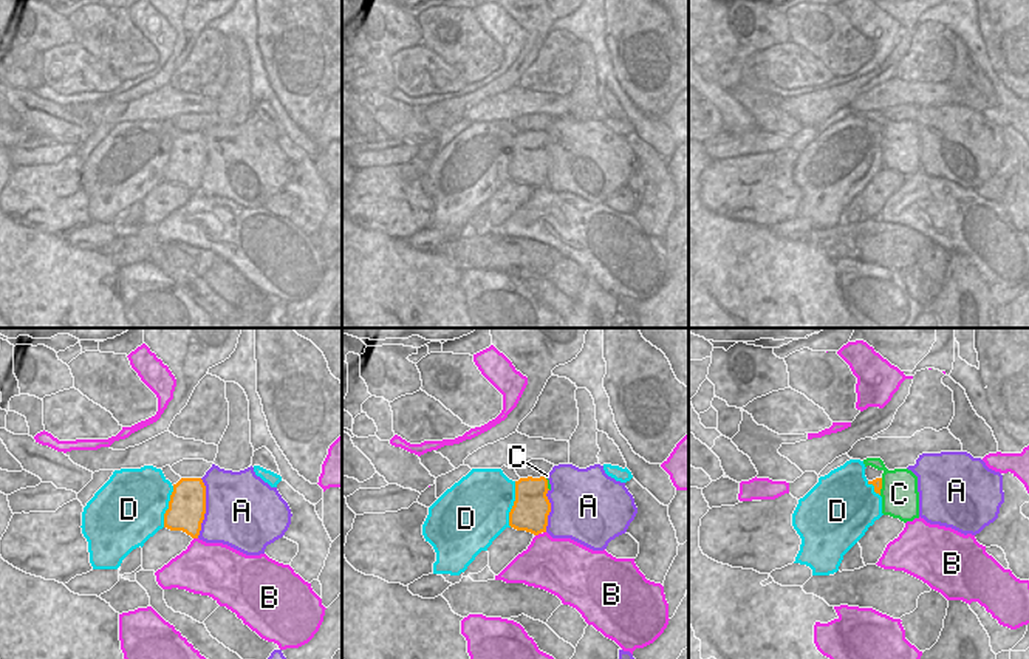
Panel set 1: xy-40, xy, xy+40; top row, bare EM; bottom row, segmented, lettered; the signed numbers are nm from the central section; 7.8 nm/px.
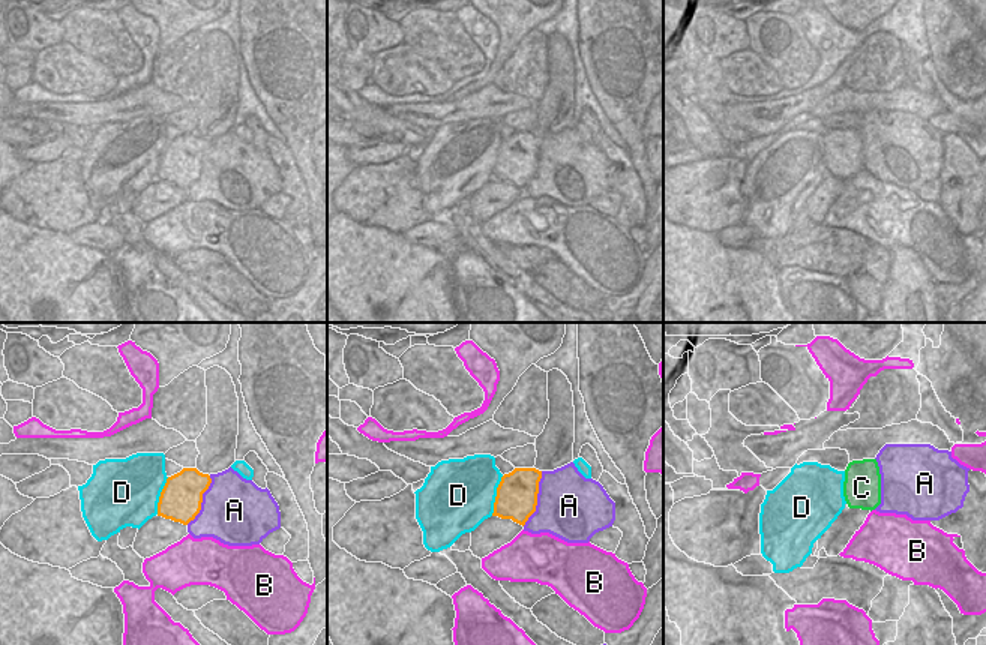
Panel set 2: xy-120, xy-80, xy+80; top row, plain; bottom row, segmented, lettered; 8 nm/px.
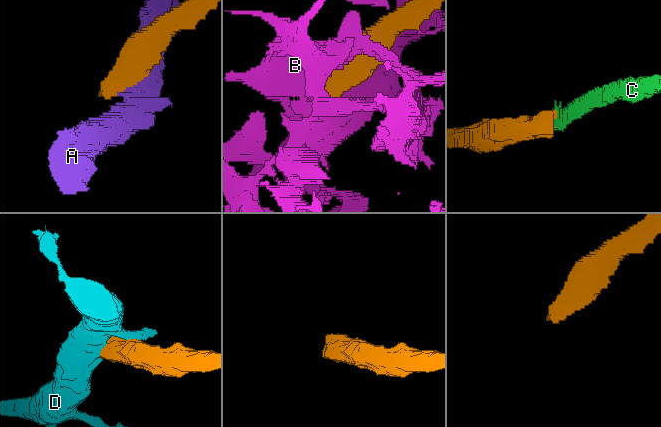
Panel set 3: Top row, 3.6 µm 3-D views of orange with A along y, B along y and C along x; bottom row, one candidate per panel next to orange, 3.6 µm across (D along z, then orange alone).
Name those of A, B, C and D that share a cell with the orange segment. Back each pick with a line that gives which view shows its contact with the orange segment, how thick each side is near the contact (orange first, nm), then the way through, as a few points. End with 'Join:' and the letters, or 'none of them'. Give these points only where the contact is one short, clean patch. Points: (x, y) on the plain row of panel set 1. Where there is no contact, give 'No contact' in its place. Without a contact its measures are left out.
C: Touches orange in xy+40. Thickness 70 nm (orange) against 300 nm. Path across: xy+40 (878, 136), (881, 139), (892, 139), (899, 147)
Join: C

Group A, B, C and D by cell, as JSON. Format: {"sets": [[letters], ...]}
{"sets": [["A"], ["B"], ["C"], ["D"]]}

